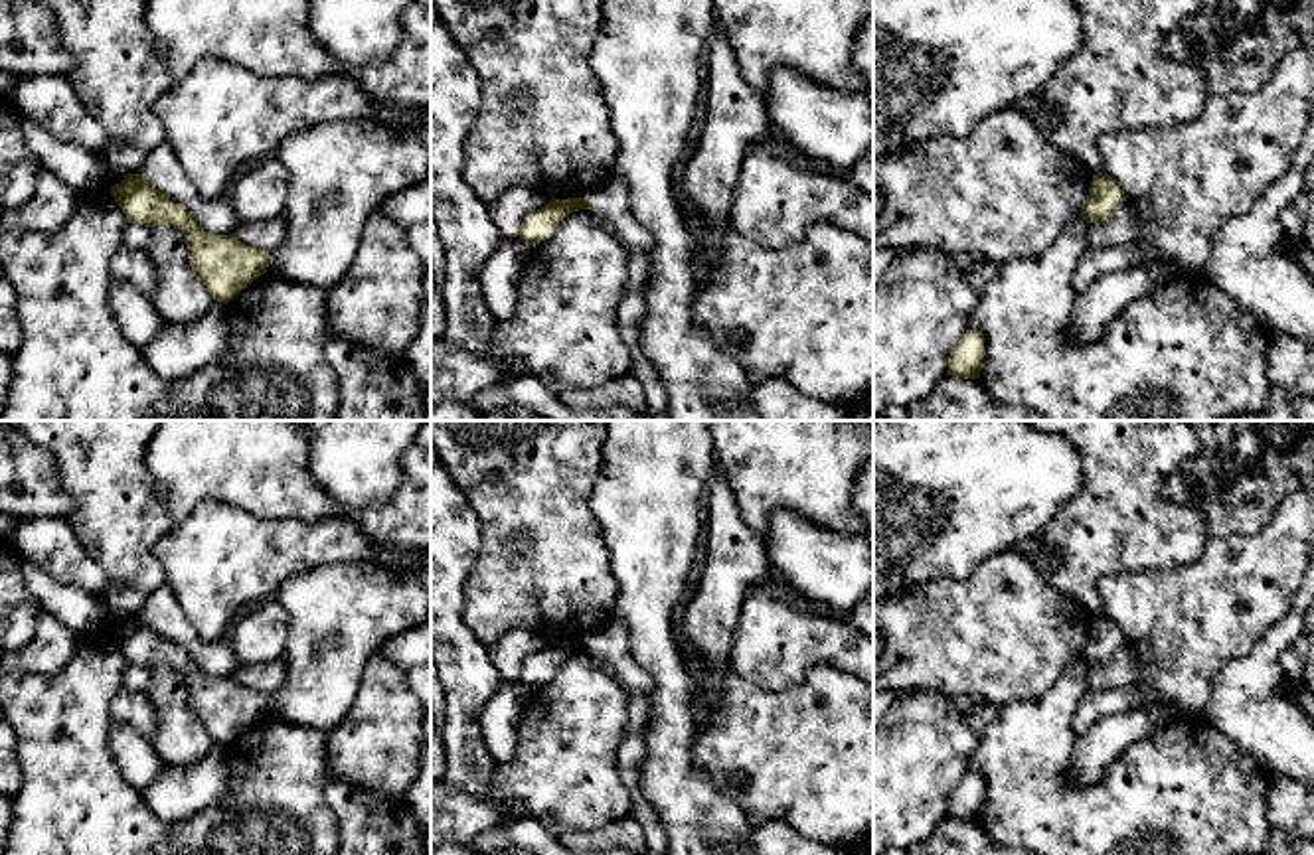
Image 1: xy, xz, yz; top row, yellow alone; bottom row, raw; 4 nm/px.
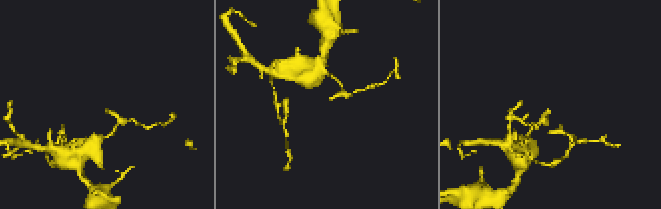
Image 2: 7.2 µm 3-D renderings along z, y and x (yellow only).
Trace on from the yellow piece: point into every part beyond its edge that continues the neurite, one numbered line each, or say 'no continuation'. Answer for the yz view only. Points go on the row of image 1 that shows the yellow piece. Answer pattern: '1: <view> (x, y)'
no continuation

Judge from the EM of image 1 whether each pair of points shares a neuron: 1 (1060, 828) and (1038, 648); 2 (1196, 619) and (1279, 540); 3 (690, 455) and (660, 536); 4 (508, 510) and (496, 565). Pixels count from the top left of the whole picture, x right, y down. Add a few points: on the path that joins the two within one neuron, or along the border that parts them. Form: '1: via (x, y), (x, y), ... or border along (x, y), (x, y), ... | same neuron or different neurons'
1: border along (1075, 660), (1040, 698), (998, 705) | different neurons
2: via (1216, 603), (1259, 559) | same neuron
3: via (670, 472), (660, 482), (660, 516) | same neuron
4: via (508, 524), (496, 540), (496, 551) | same neuron

